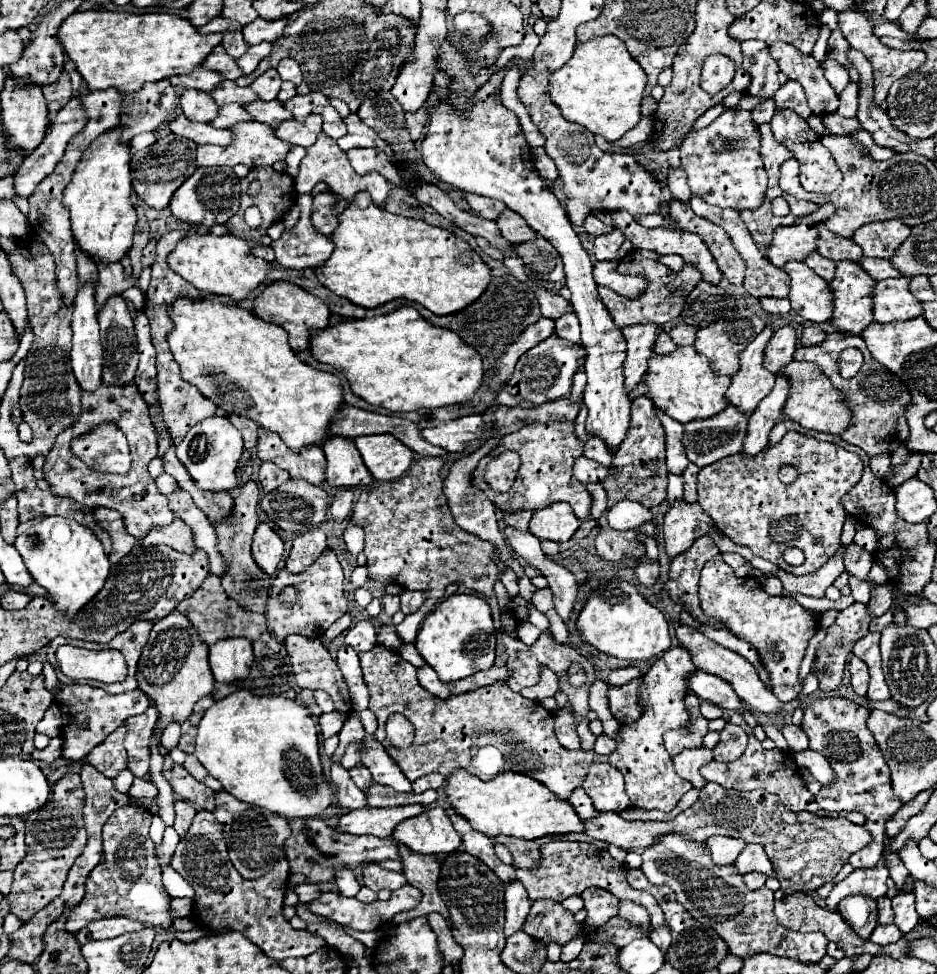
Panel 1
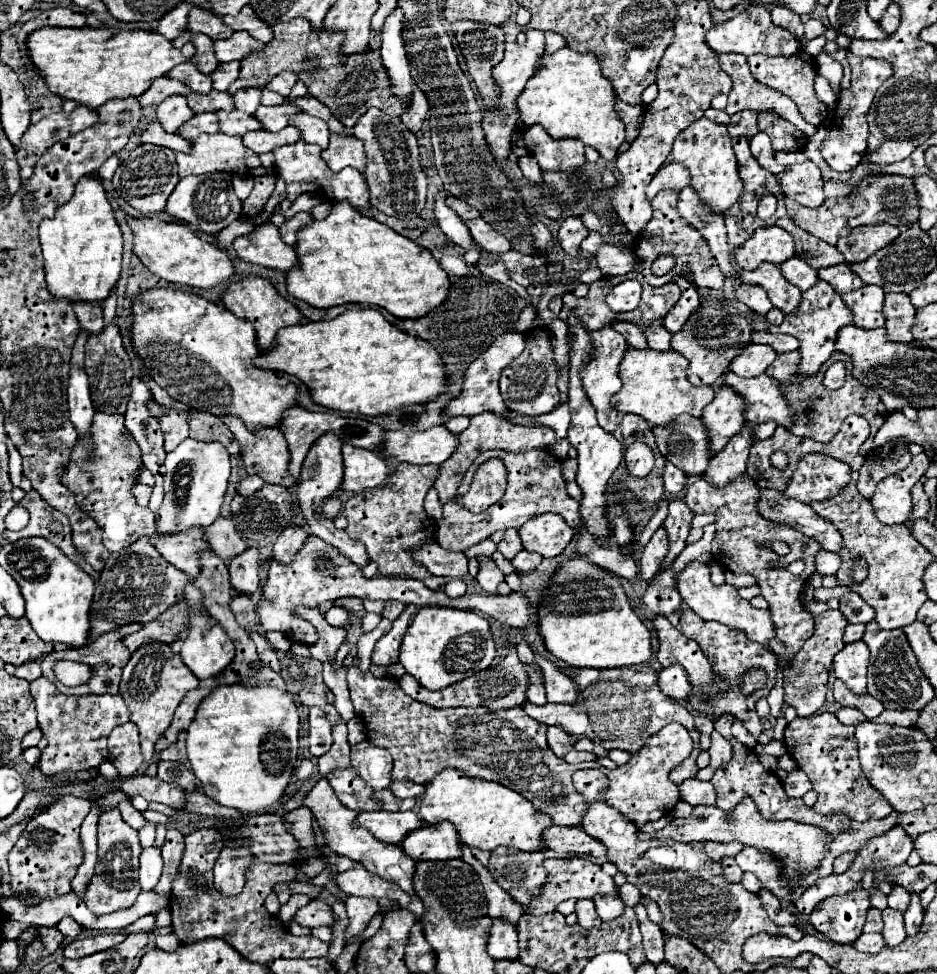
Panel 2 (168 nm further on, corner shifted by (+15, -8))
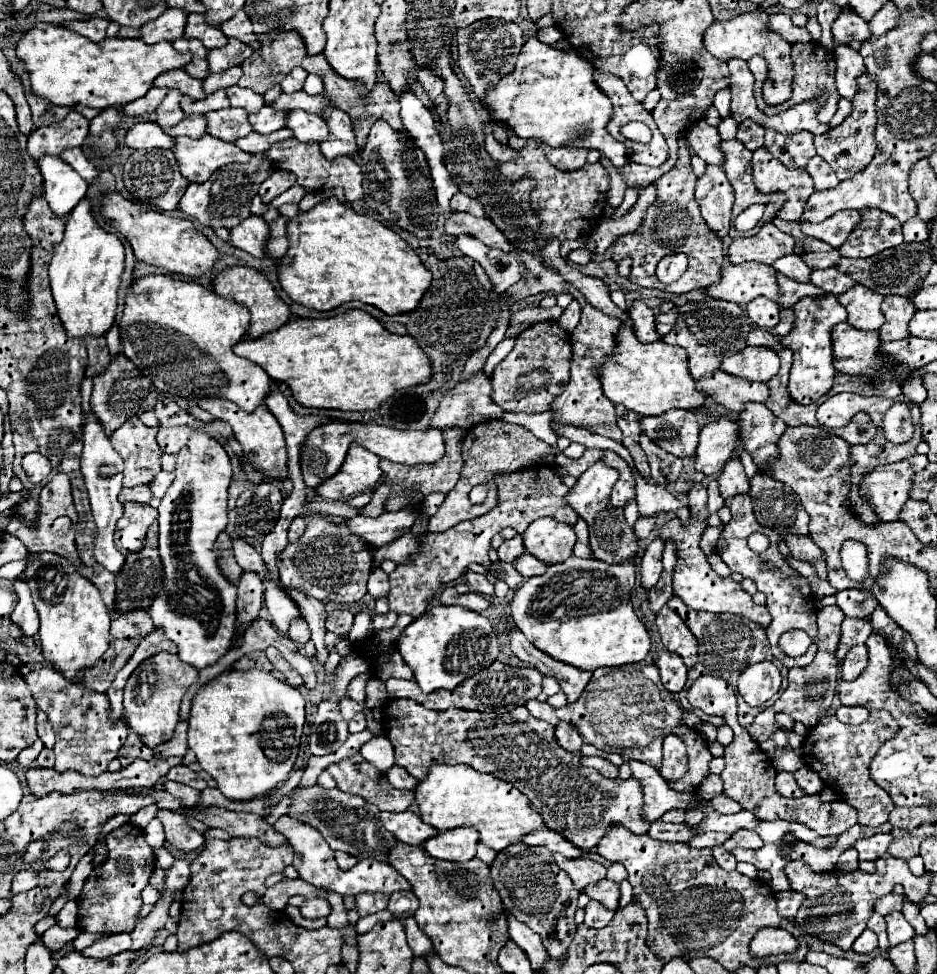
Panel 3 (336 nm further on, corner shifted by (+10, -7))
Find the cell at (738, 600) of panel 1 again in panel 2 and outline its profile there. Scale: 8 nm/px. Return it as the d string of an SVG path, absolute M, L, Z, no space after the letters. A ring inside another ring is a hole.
M688 564L684 568L684 572L680 576L676 576L678 582L678 592L680 596L684 598L684 602L702 618L702 620L716 620L728 628L734 628L734 630L744 630L746 636L752 640L752 642L758 642L758 644L764 644L768 648L768 642L776 636L776 626L770 618L770 612L768 610L758 610L754 608L748 600L740 598L738 590L734 586L728 586L728 584L722 584L722 586L714 586L710 582L710 568L706 564Z

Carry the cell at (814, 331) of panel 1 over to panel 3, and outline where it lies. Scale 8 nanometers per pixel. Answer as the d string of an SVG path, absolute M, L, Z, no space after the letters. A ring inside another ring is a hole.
M753 327L749 331L747 345L763 345L763 347L771 347L773 351L781 351L783 349L779 337L773 335L773 333L769 333L767 329L761 329L761 327Z

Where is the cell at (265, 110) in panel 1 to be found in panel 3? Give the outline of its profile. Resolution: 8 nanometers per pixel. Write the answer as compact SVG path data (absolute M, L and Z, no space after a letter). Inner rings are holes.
M227 107L219 111L209 111L205 113L205 119L207 119L207 133L223 141L237 141L239 137L245 137L249 131L253 131L245 109Z

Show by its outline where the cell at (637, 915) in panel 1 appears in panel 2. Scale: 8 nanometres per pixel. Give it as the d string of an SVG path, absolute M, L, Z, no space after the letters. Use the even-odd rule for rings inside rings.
M594 898L596 904L596 912L602 920L614 920L624 912L624 902L620 898Z

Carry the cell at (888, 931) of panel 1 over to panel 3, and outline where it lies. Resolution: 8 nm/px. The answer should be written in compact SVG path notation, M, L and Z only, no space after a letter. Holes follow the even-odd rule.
M865 929L853 943L853 951L857 951L857 953L871 953L875 949L877 949L877 935L869 929Z

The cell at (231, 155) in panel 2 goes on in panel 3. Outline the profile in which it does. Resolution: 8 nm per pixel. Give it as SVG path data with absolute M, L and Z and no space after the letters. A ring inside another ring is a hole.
M209 133L199 139L175 137L175 145L171 151L179 163L181 175L189 183L203 183L221 165L245 163L251 157L249 153L237 149L235 143L221 141L217 137L211 137Z

